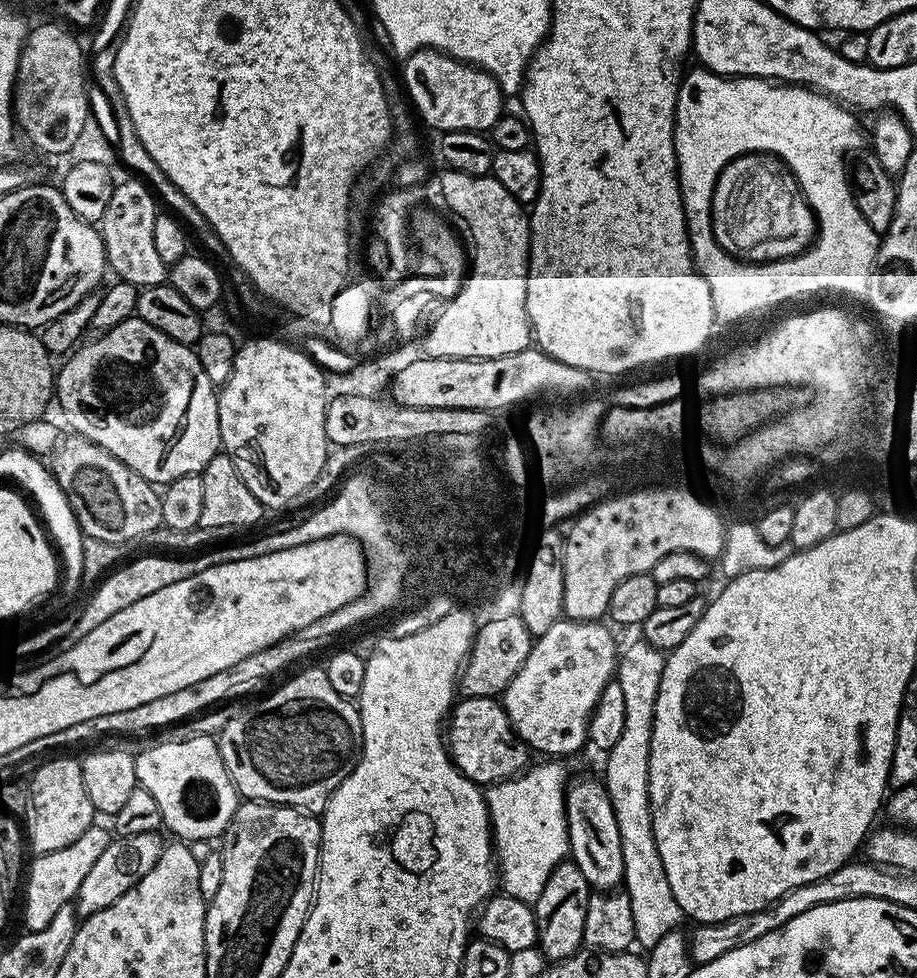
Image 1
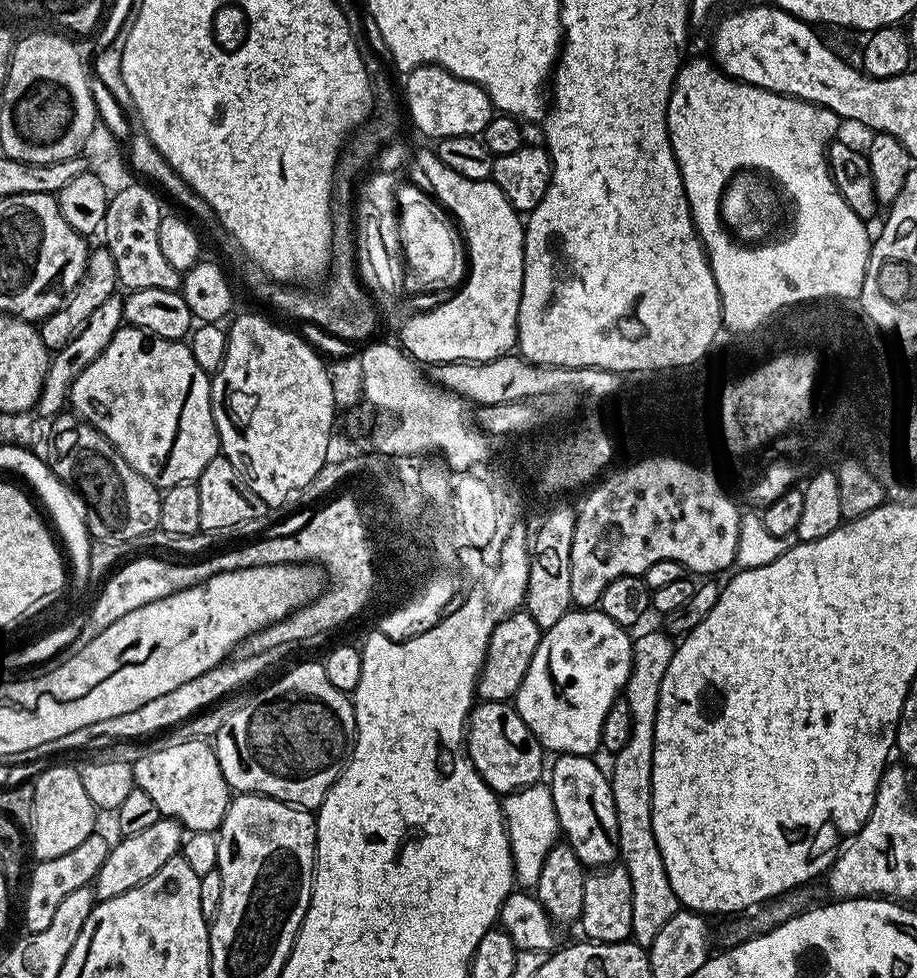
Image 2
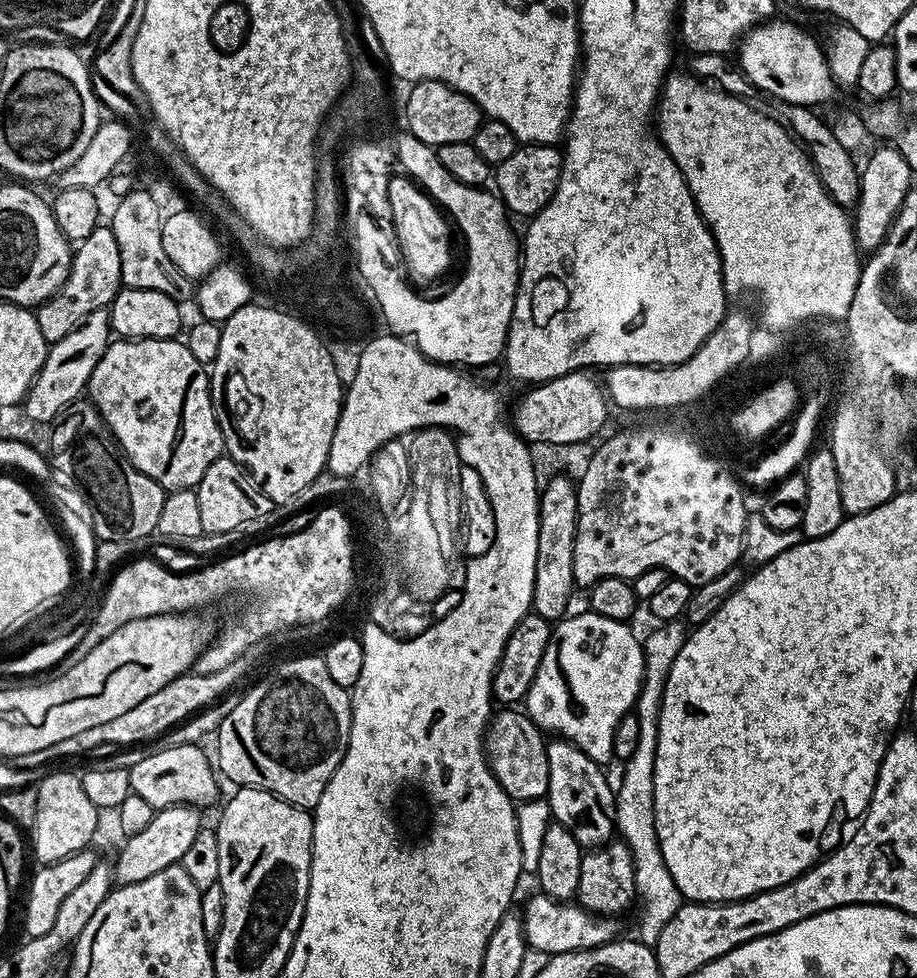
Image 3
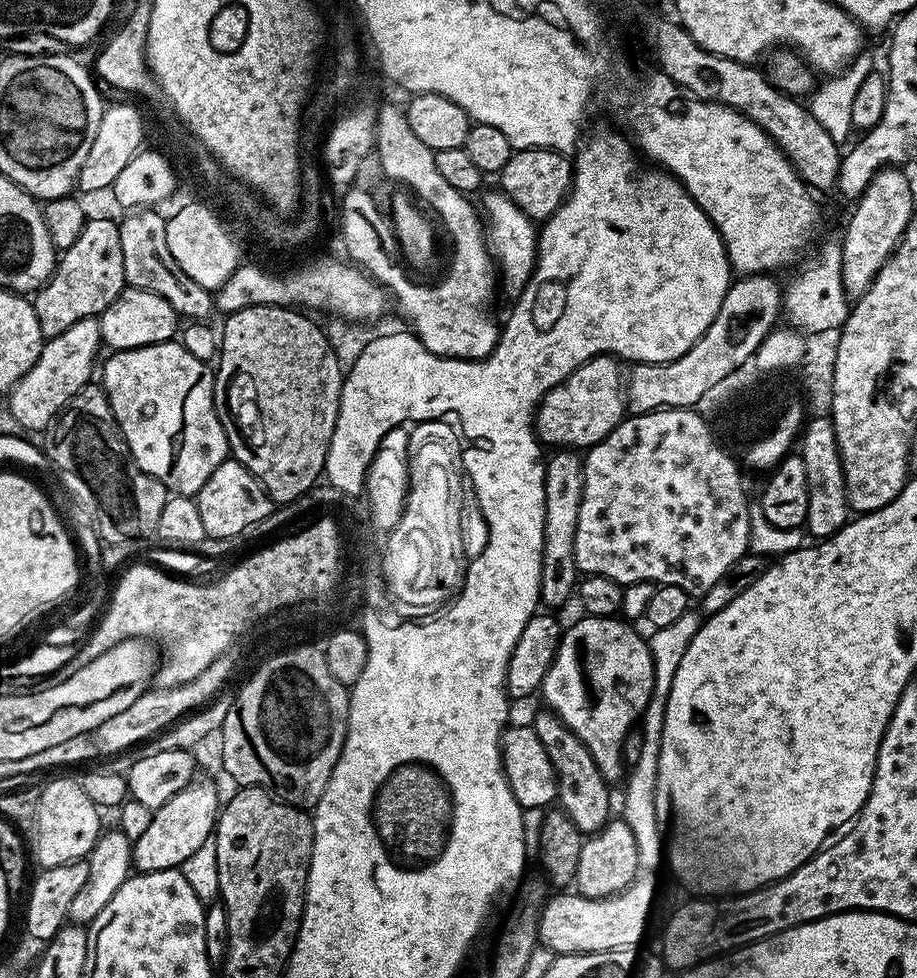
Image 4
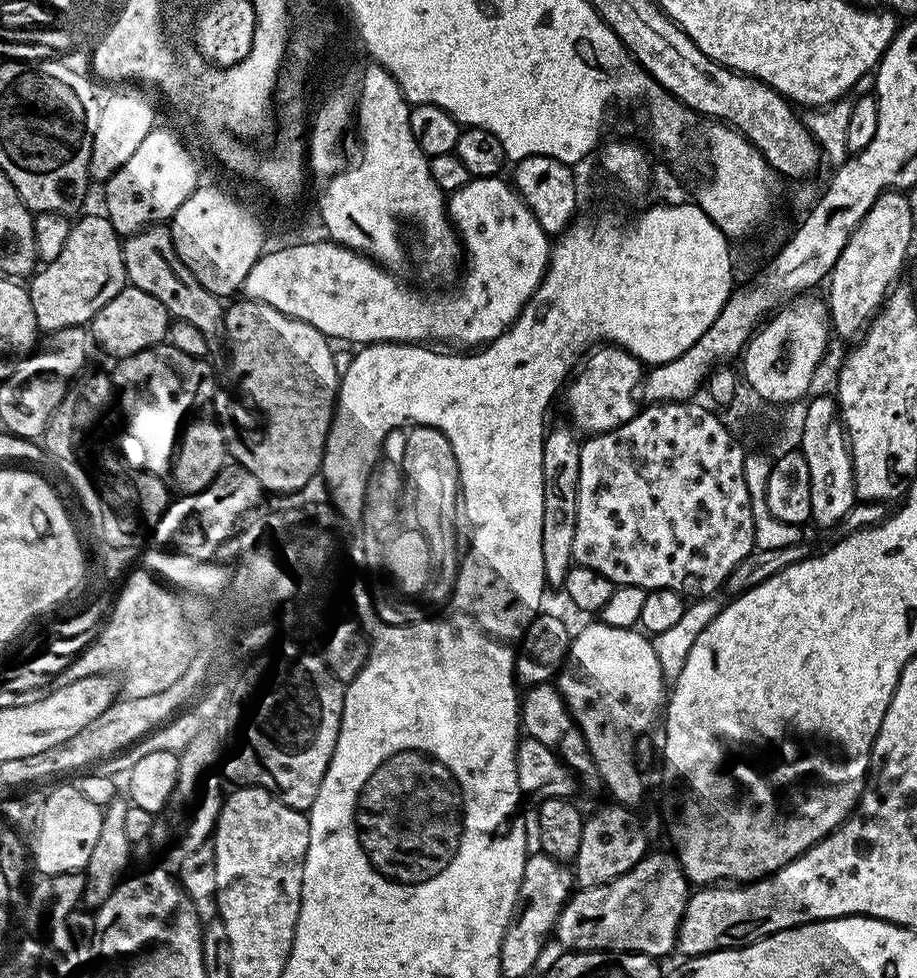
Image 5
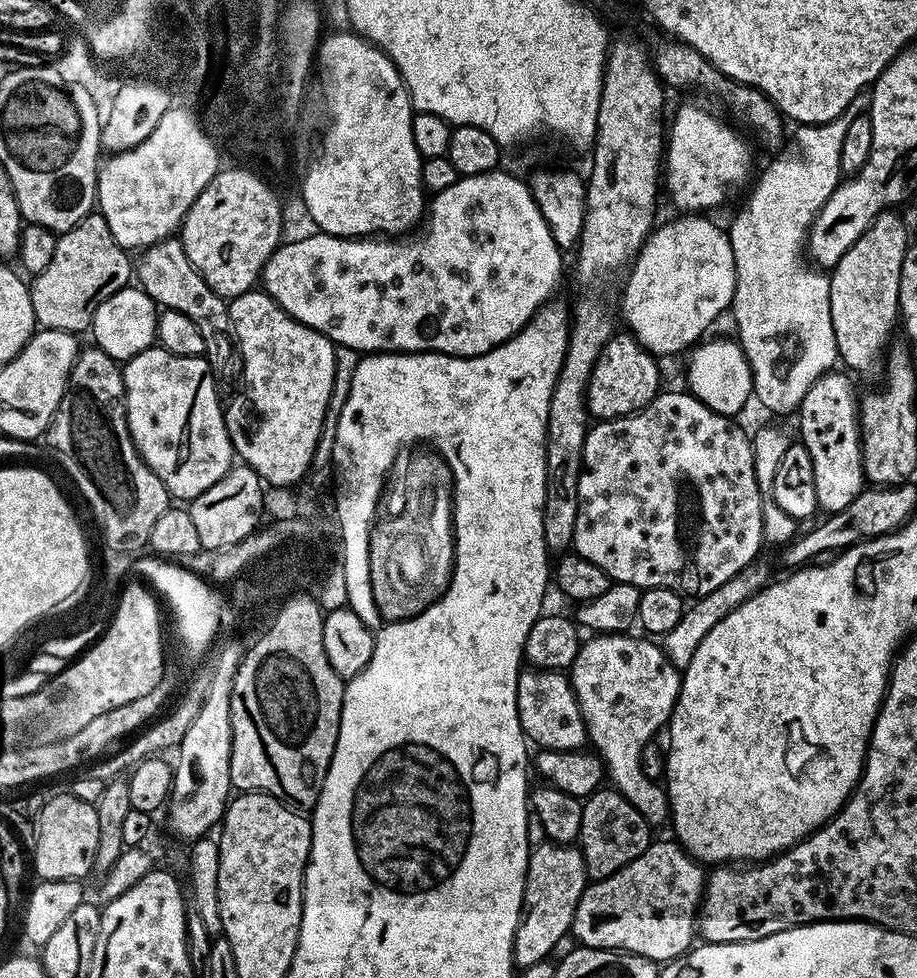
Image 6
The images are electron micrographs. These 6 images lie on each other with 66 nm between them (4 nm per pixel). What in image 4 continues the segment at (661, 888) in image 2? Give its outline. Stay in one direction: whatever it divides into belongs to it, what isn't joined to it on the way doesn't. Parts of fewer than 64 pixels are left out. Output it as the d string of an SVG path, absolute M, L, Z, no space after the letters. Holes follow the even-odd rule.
M690 610L677 618L671 626L662 626L655 629L647 637L646 643L652 659L652 693L648 704L644 707L644 715L639 721L638 727L642 734L642 755L638 762L634 762L626 772L624 784L624 812L622 818L626 826L630 826L638 845L638 862L641 869L656 870L666 856L666 840L662 835L662 826L658 822L658 810L656 809L656 783L658 782L658 754L662 742L662 726L666 714L666 702L670 694L670 686L674 682L674 674L678 674L678 662L682 662L682 654L686 654L686 646L698 634L702 616L699 611Z

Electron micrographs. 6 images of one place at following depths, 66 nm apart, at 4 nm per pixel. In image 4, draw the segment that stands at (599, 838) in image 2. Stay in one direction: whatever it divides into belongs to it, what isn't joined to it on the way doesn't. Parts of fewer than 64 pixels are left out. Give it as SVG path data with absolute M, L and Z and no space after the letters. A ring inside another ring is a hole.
M543 711L530 720L530 726L534 734L538 734L538 742L546 746L546 754L550 754L550 762L554 766L558 782L556 795L559 807L564 809L570 822L574 822L574 826L578 826L580 832L596 832L602 826L606 826L613 815L612 800L608 797L609 781L605 780L598 770L587 746L556 717L555 712Z

